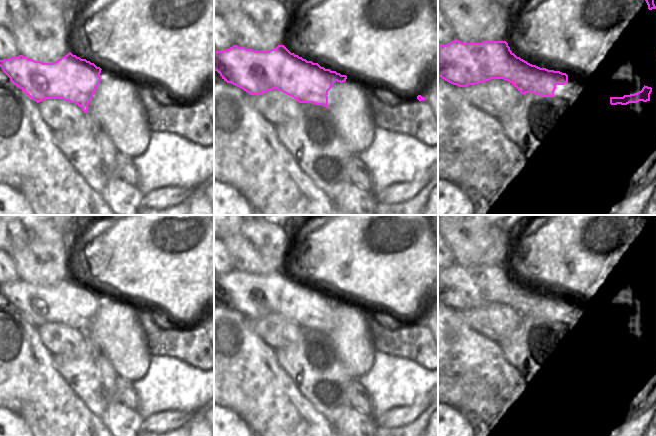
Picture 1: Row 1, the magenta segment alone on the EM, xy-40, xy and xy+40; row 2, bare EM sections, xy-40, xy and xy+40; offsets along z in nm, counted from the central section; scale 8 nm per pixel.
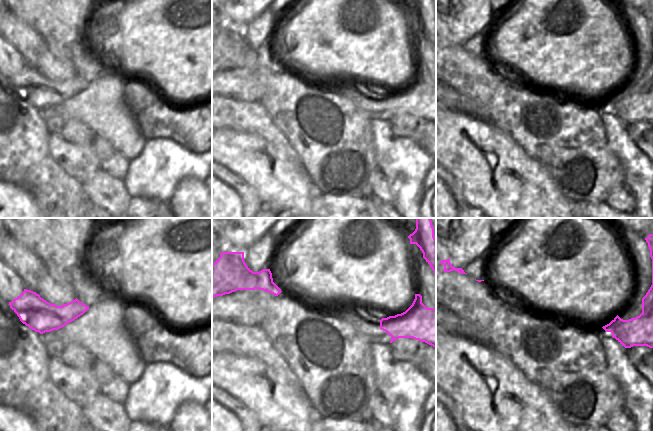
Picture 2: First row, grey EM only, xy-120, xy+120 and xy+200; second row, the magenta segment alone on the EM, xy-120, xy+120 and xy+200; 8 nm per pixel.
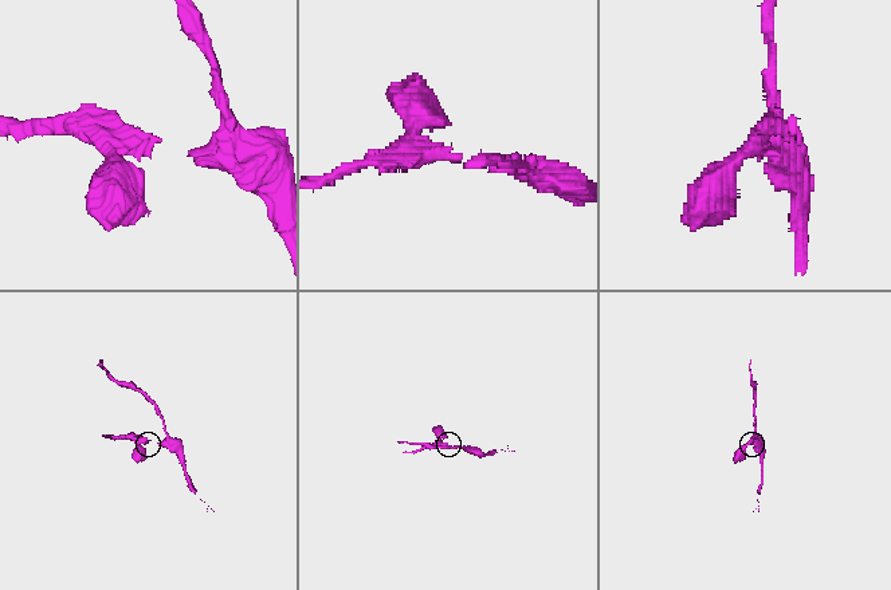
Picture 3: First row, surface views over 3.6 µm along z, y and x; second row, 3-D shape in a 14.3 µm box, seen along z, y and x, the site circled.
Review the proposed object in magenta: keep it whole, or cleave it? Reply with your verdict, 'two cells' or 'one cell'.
one cell

